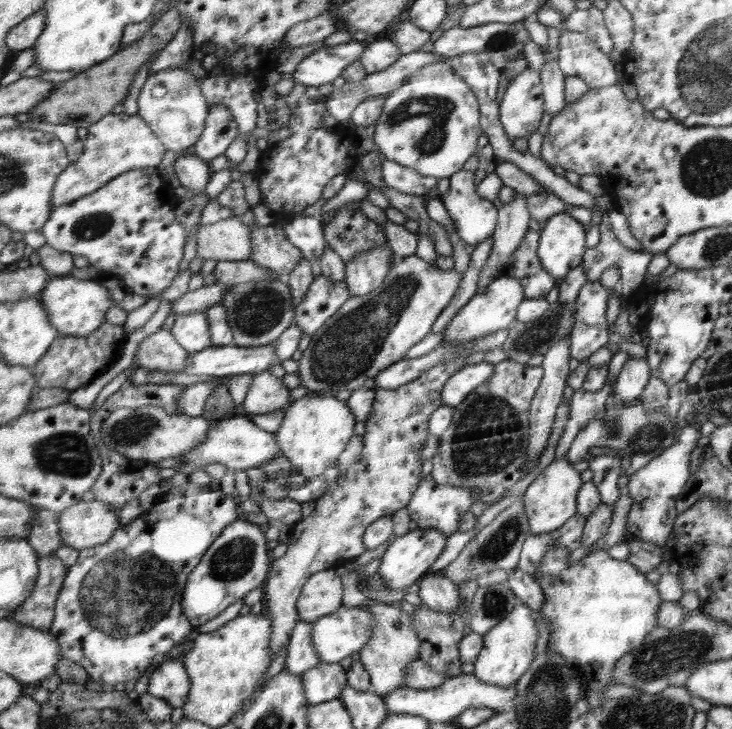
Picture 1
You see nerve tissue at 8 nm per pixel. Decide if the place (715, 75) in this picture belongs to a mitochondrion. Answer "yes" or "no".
yes

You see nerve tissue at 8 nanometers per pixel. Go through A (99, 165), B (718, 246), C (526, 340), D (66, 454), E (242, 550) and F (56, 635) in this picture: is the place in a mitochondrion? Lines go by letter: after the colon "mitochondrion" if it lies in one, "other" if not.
A: other
B: mitochondrion
C: mitochondrion
D: mitochondrion
E: mitochondrion
F: other

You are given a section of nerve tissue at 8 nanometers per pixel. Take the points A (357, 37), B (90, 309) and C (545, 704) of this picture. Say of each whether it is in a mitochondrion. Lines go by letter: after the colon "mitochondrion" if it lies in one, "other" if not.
A: other
B: other
C: mitochondrion

